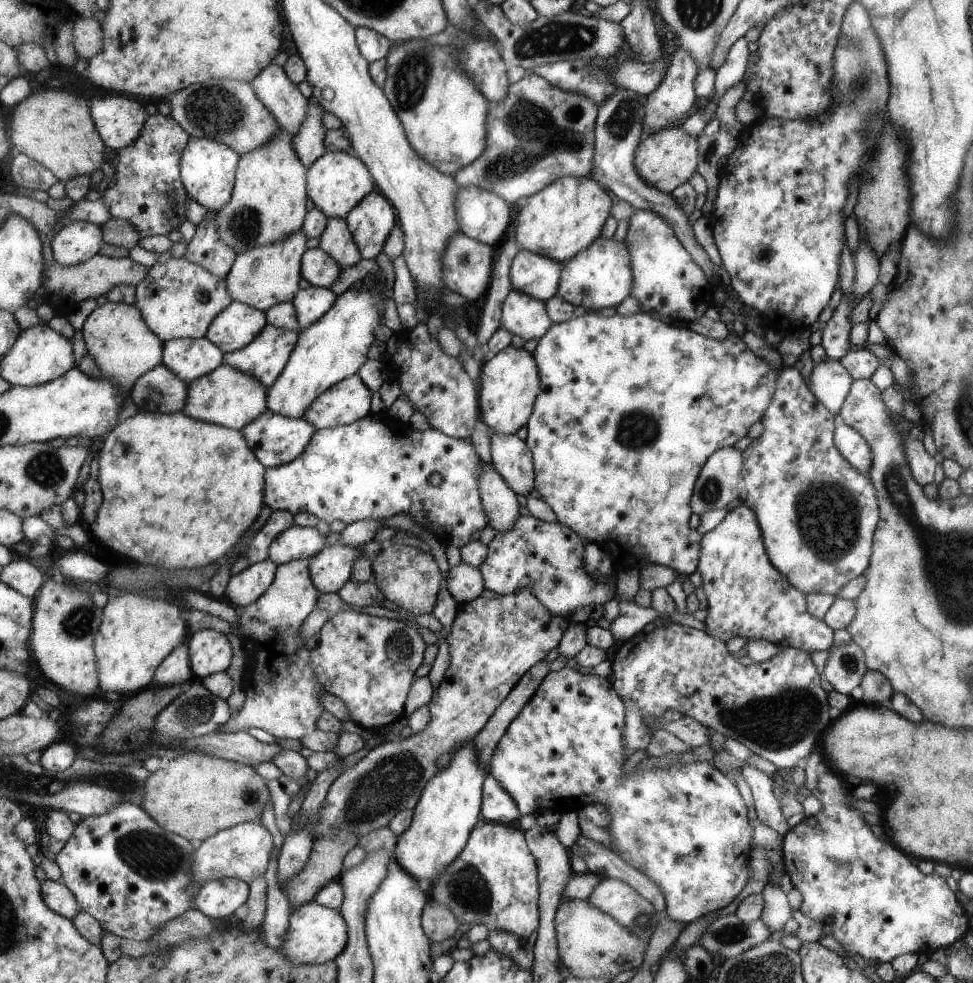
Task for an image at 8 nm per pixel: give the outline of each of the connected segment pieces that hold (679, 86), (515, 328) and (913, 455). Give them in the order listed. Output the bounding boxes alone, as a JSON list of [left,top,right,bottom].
[[641,46,697,136],[500,289,552,341],[903,434,935,486]]

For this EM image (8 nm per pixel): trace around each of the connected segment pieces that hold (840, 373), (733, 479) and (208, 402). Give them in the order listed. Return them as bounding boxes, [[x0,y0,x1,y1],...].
[[807,361,852,418],[690,446,742,516],[181,363,267,431]]

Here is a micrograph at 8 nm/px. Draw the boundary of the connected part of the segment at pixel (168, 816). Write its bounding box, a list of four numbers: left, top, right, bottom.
[139,752,271,843]

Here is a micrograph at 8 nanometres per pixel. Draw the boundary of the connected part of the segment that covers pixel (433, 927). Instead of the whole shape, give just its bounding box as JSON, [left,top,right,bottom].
[422,898,457,943]

